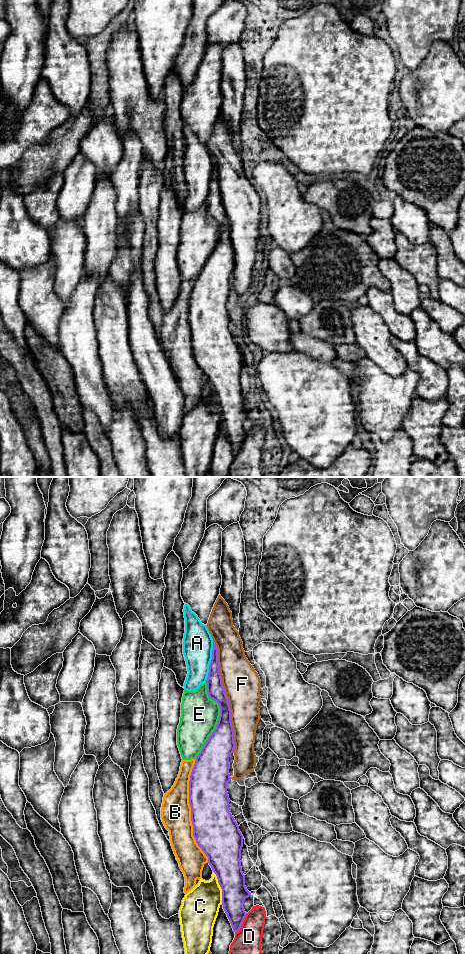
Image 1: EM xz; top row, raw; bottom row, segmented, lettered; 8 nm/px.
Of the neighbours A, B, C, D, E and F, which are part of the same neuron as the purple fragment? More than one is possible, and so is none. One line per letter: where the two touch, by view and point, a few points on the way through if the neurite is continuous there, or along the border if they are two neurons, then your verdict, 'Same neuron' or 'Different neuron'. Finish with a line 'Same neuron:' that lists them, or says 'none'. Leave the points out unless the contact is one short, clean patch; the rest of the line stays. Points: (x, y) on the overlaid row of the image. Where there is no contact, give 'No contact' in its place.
A: Touches purple at xz (211, 661). Different neuron
B: Touches purple at xz (191, 811). Different neuron
C: Touches purple at xz (220, 886). Different neuron
D: Touches purple at xz (242, 922). Different neuron
E: Touches purple at xz (219, 719). Different neuron
F: Touches purple at xz (226, 696). Different neuron
Same neuron: none

